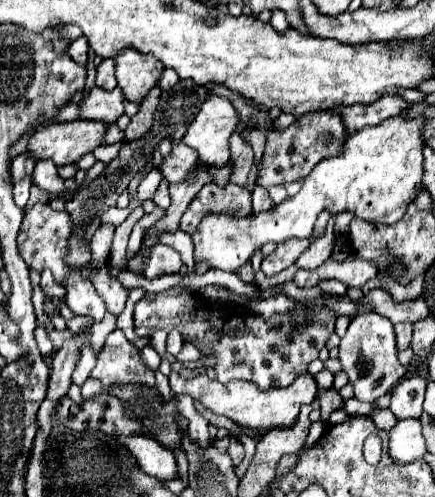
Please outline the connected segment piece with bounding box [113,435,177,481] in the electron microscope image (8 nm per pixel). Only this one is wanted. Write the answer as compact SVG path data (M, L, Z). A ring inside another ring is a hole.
M113 435L113 437L131 451L131 455L137 459L139 467L147 475L157 477L161 481L177 477L177 465L173 453L165 449L159 441L145 435L127 435L127 437Z

